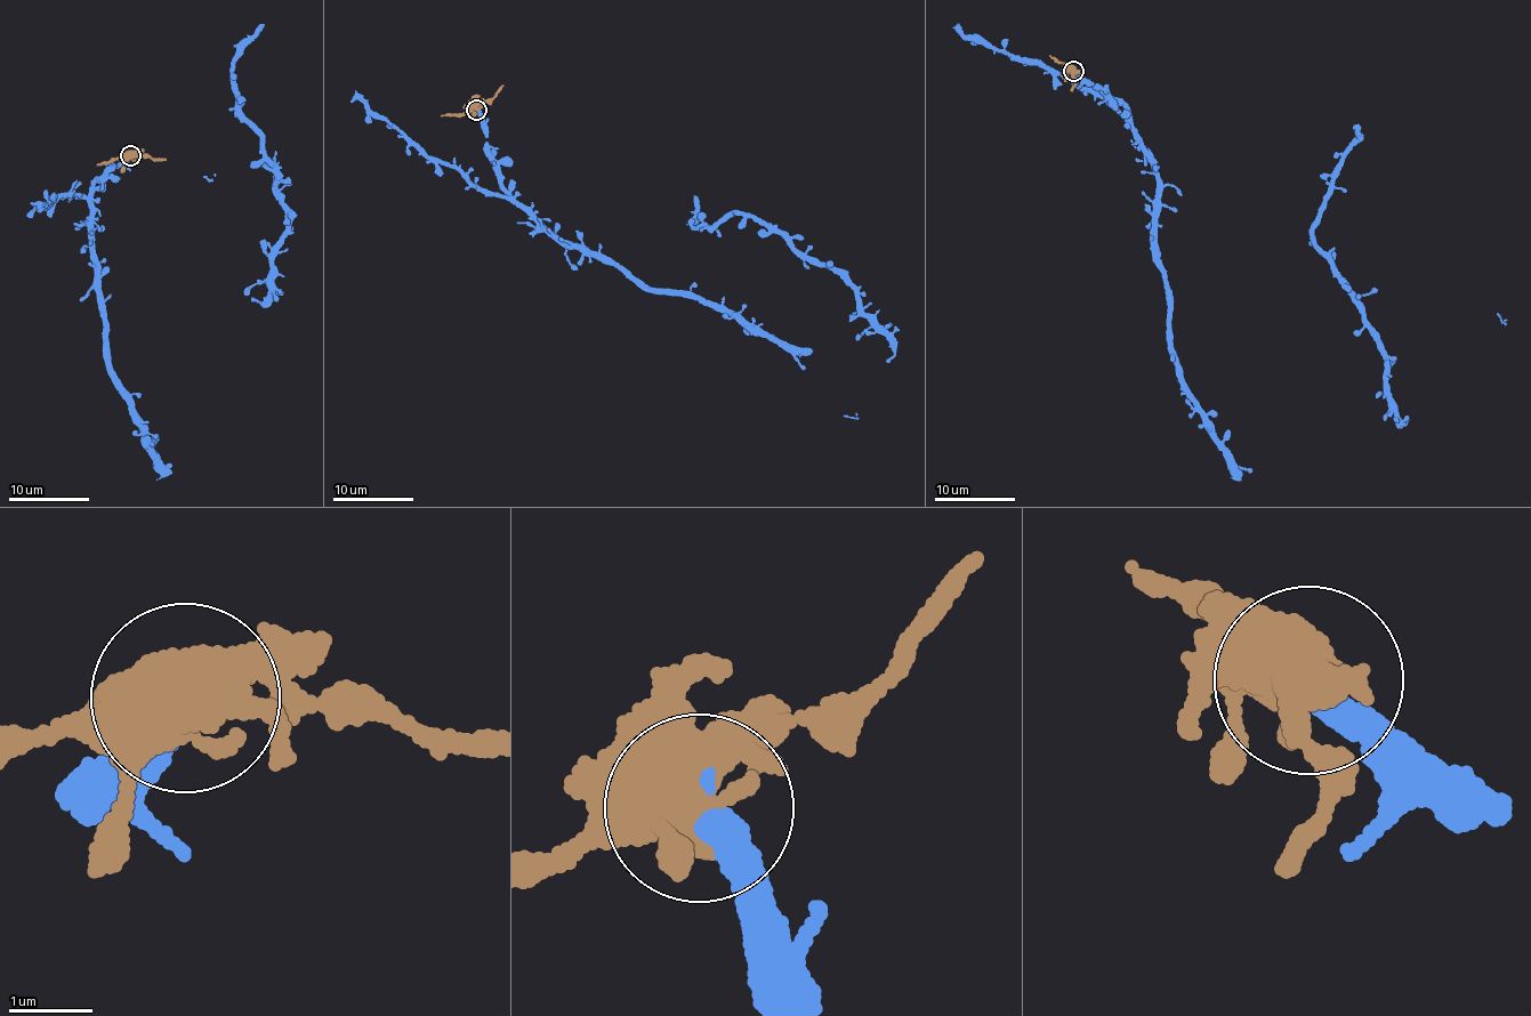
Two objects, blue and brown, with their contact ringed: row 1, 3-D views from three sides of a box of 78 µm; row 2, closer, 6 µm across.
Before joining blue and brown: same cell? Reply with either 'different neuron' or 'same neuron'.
different neuron

